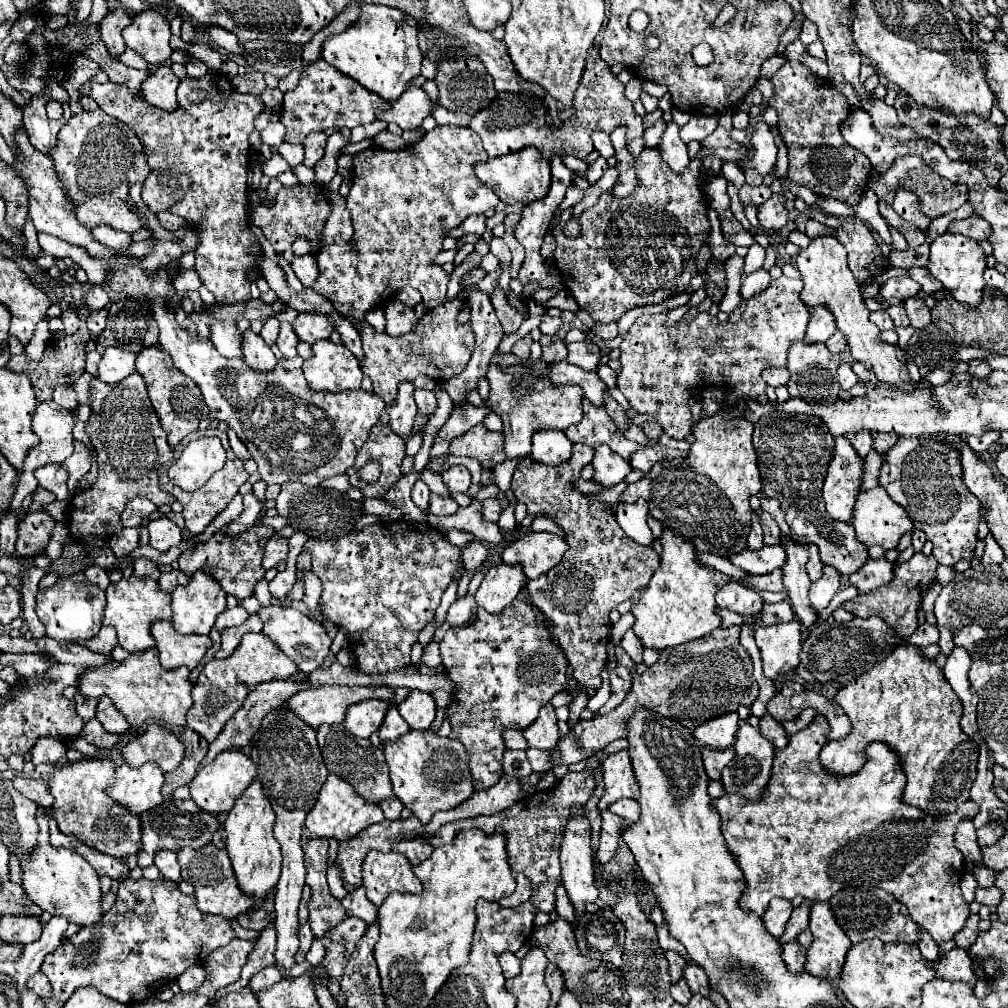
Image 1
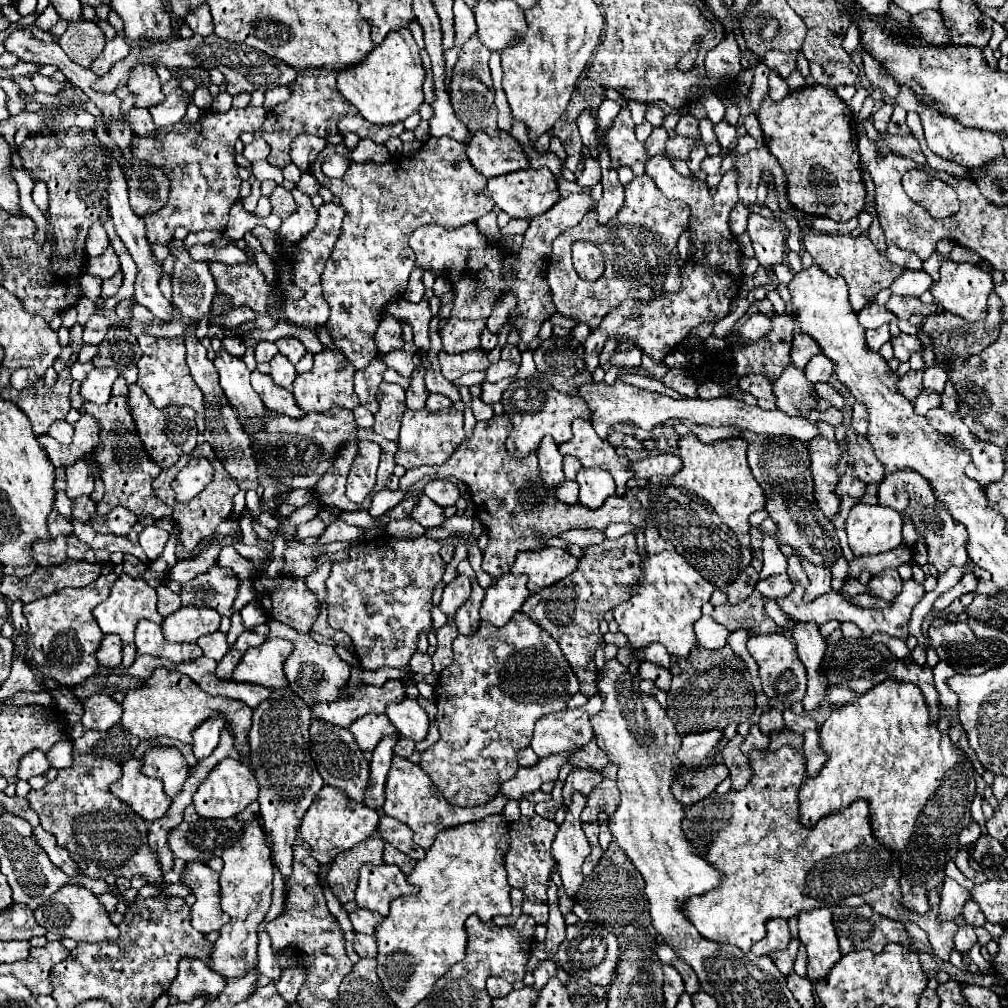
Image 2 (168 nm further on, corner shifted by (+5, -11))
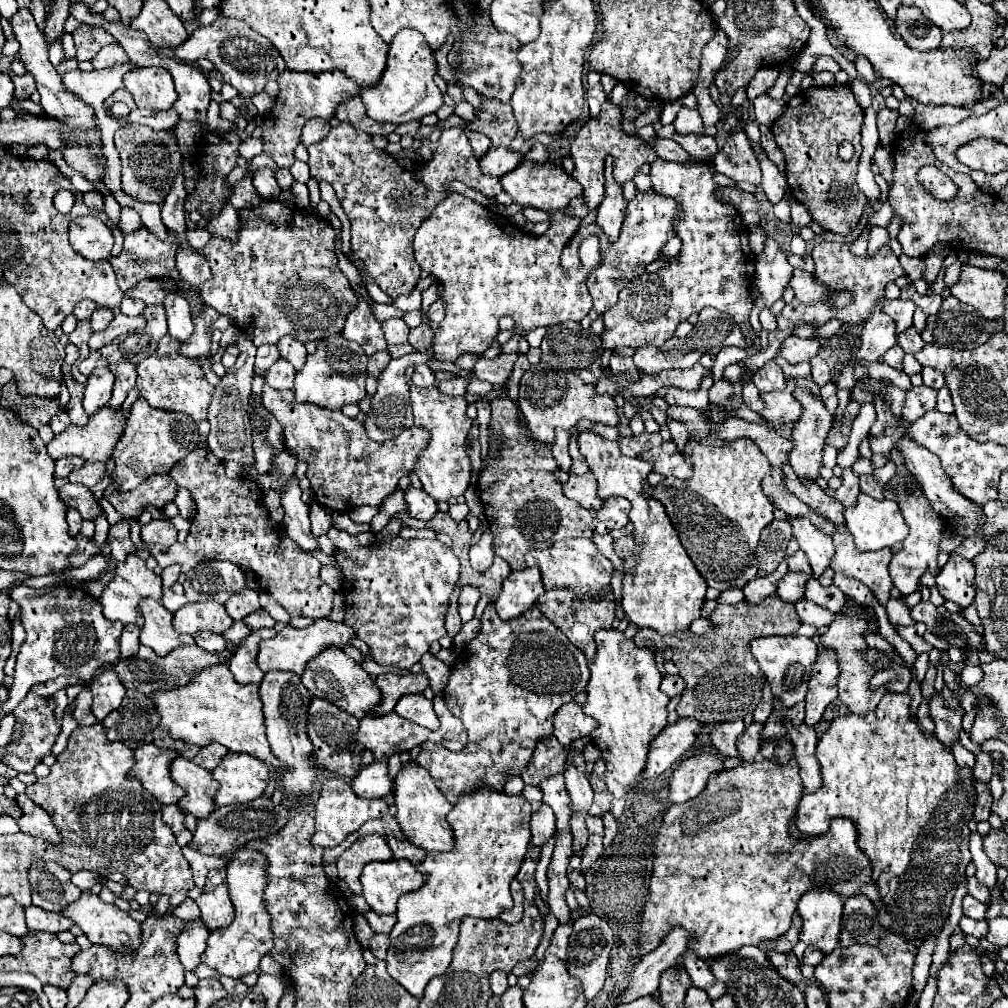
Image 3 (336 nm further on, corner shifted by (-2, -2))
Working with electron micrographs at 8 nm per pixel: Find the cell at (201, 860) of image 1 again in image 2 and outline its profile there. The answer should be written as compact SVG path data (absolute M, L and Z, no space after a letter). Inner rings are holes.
M188 864L182 884L190 888L190 892L196 896L194 906L190 908L192 926L208 934L212 930L220 930L228 916L220 908L220 884L218 884L218 872L210 870L206 864Z

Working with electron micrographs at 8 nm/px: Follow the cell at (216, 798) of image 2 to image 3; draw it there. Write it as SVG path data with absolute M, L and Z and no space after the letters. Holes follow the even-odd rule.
M227 753L213 771L213 777L221 785L215 795L217 807L249 803L263 795L269 783L269 767L253 755Z

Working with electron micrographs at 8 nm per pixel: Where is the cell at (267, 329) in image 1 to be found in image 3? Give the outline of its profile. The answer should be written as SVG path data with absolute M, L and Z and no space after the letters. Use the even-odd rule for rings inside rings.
M261 345L261 347L257 347L255 367L261 369L261 371L267 371L277 359L279 359L279 355L277 355L277 345Z

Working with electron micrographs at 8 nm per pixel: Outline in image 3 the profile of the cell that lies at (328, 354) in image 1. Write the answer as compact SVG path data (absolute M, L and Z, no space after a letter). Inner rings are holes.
M335 337L327 341L325 349L321 347L321 341L317 343L317 351L307 357L307 363L295 375L293 393L299 403L313 403L327 409L341 409L347 403L359 403L367 395L365 379L367 379L367 355L359 347L353 347L341 337Z

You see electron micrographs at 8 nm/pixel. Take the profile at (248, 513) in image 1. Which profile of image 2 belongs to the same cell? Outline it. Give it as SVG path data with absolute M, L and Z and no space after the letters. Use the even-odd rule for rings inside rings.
M210 546L208 550L204 550L200 556L196 558L190 558L190 560L178 560L174 568L170 568L168 572L168 580L174 580L174 582L188 582L192 580L194 576L206 572L210 566L214 566L216 562L216 554L218 554L218 548L216 546Z

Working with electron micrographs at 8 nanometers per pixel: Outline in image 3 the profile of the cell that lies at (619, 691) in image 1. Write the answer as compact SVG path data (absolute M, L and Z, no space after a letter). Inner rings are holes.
M575 701L559 707L555 717L553 717L553 735L565 747L571 741L589 735L595 727L597 727L597 723L591 717L587 717L581 711L581 705L575 703Z

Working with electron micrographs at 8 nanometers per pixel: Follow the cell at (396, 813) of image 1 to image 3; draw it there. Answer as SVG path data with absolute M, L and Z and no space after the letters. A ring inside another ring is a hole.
M375 759L363 771L357 775L357 779L351 783L353 791L359 797L385 797L393 789L393 779L389 777L389 763L387 759Z

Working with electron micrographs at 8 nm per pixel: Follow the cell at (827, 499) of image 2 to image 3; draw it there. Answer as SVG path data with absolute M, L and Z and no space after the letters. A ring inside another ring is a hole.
M797 387L795 397L803 405L803 415L799 417L791 441L795 449L789 453L789 465L801 479L819 479L819 469L823 467L821 451L829 429L833 427L833 415L825 411L825 405L819 397L811 395L807 389Z

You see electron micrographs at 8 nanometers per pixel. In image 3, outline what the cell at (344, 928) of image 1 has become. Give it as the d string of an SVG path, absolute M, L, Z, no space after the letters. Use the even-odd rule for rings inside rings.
M375 933L369 941L369 949L377 959L385 959L387 947L389 947L389 937L385 933Z

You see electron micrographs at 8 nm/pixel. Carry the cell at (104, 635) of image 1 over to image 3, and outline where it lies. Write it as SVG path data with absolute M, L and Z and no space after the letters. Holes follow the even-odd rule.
M125 625L121 639L121 659L127 659L129 655L135 655L139 649L139 627L137 625Z

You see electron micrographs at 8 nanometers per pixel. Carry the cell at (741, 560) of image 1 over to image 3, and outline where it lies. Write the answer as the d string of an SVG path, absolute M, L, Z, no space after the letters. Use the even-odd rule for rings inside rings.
M787 573L783 579L777 581L777 591L775 595L781 595L781 599L785 601L799 601L803 599L803 591L805 591L805 583L807 583L809 575L803 573Z

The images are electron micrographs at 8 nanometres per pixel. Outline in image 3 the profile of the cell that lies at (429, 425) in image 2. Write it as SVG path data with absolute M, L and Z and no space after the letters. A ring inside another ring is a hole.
M411 385L411 405L413 405L415 425L431 433L429 445L425 447L425 451L421 451L413 469L419 475L423 489L435 499L449 499L449 497L463 495L465 489L469 487L469 467L471 467L469 457L465 453L467 431L471 429L465 397L447 397L447 395L441 395L435 387L421 389ZM431 445L441 445L441 447L433 449Z

